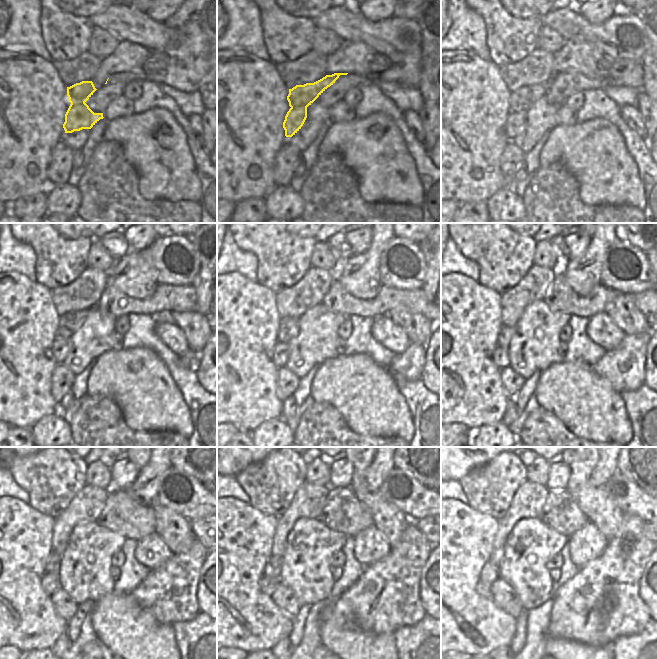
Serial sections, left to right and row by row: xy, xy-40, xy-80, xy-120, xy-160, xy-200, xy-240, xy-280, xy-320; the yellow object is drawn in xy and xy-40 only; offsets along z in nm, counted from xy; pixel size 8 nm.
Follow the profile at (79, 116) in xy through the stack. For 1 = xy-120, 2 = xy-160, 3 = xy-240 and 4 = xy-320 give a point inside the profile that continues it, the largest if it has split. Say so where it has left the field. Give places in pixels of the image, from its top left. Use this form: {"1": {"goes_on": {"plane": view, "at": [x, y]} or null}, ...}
{"1": {"goes_on": {"plane": "xy-120", "at": [68, 324]}}, "2": {"goes_on": {"plane": "xy-160", "at": [289, 327]}}, "3": {"goes_on": {"plane": "xy-240", "at": [50, 583]}}, "4": {"goes_on": {"plane": "xy-320", "at": [489, 574]}}}

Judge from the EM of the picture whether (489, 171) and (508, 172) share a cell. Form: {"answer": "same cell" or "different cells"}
{"answer": "different cells"}

